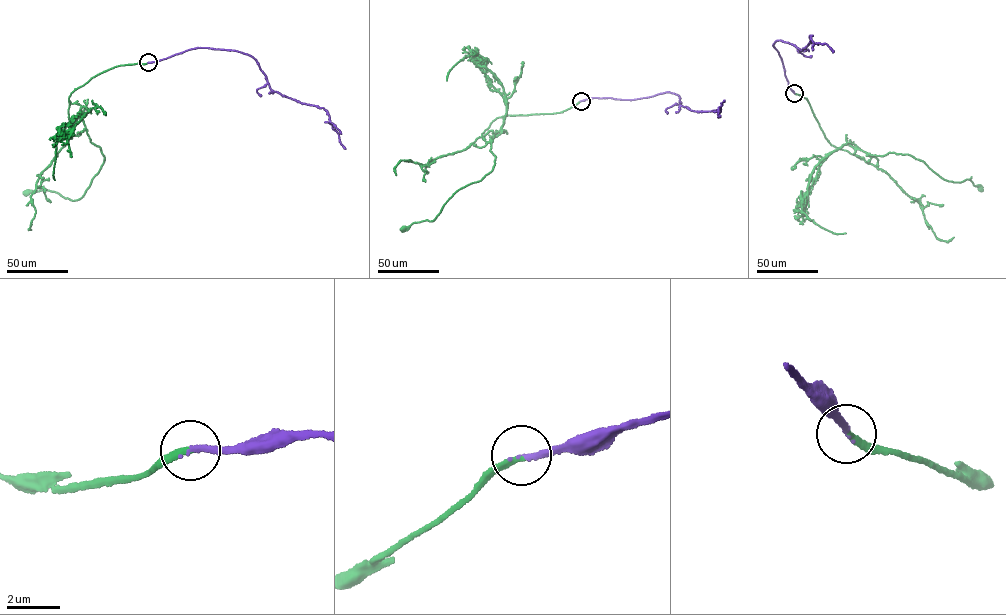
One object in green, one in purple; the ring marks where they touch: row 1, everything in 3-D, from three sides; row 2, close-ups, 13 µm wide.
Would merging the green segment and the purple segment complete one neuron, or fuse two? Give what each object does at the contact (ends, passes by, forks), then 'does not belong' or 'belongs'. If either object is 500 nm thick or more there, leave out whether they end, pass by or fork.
green ends | purple ends | belongs

